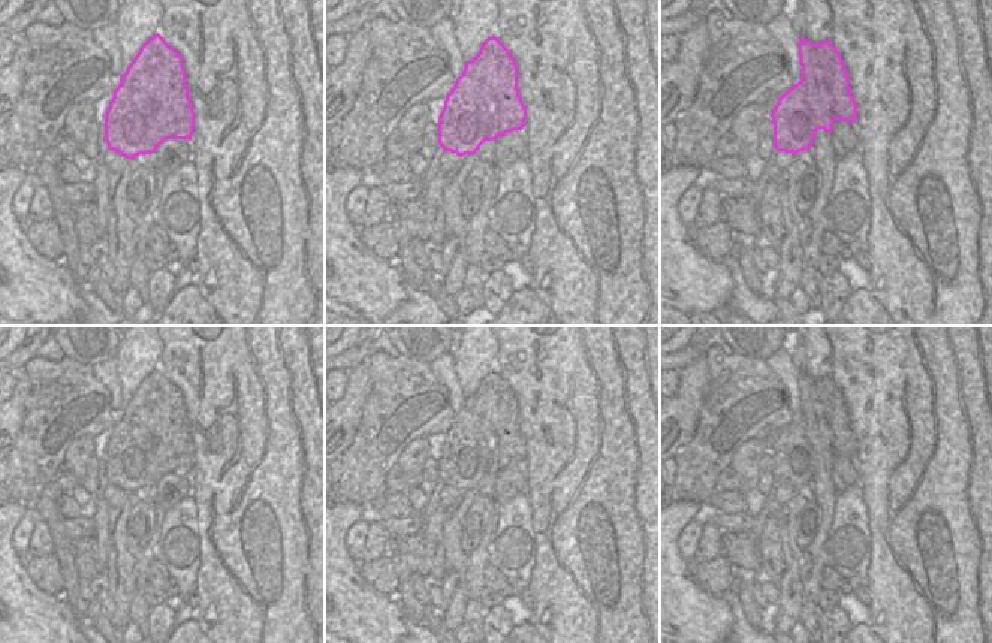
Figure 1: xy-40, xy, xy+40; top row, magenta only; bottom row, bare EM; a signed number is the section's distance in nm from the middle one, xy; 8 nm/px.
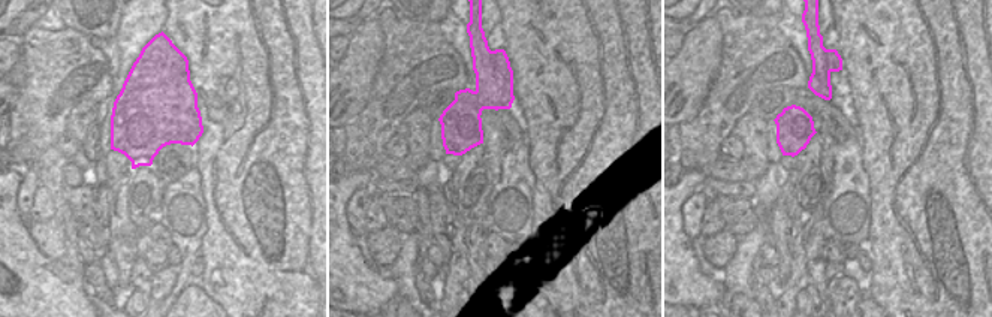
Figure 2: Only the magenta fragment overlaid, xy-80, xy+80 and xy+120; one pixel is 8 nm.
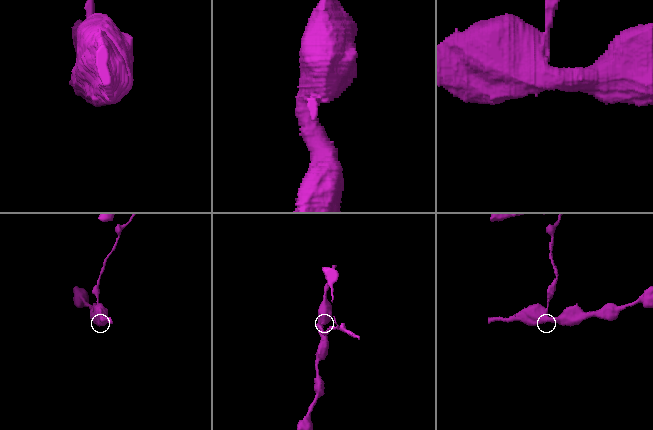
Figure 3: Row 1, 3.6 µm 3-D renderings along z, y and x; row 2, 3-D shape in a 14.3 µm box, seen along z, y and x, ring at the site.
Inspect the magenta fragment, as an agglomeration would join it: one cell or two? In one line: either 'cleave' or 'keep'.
cleave

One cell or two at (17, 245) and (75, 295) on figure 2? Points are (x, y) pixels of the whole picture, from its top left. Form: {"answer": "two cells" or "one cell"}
{"answer": "one cell"}

